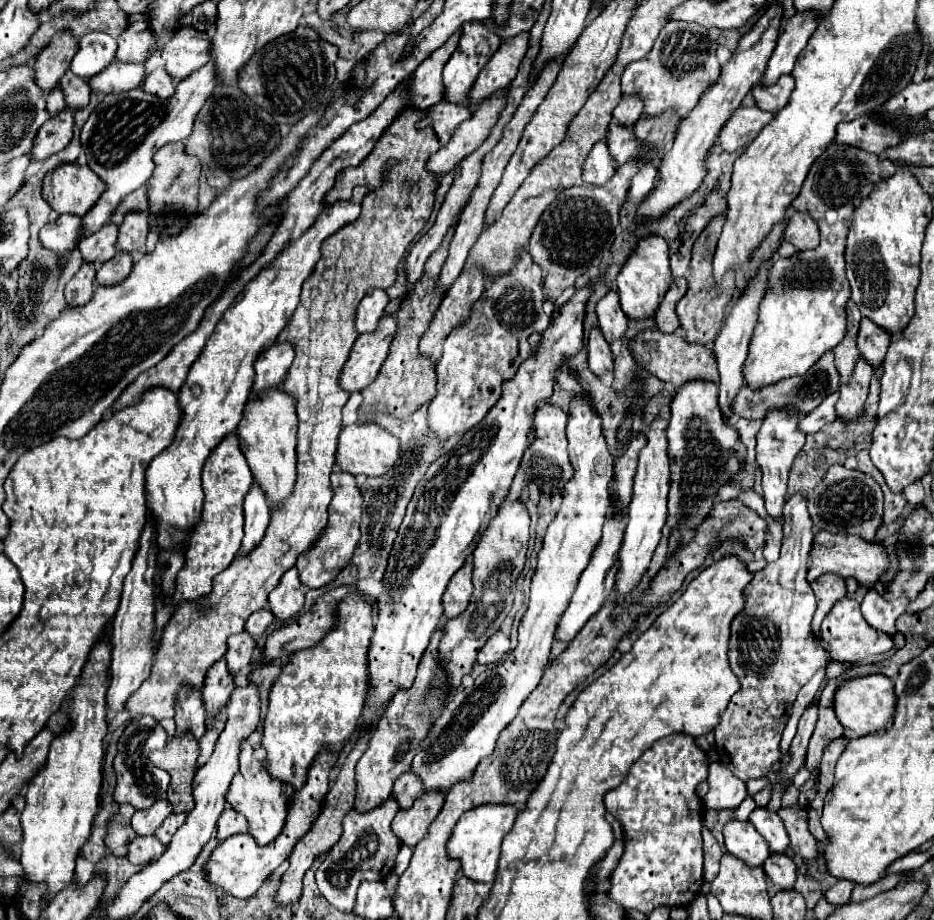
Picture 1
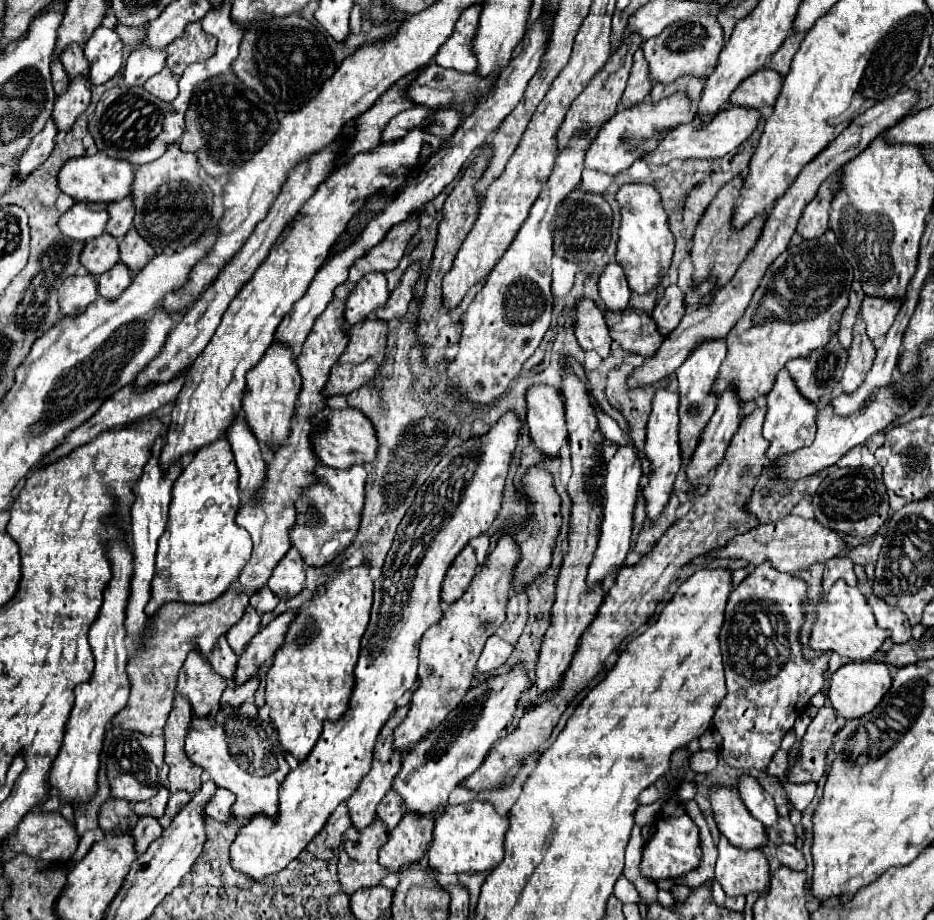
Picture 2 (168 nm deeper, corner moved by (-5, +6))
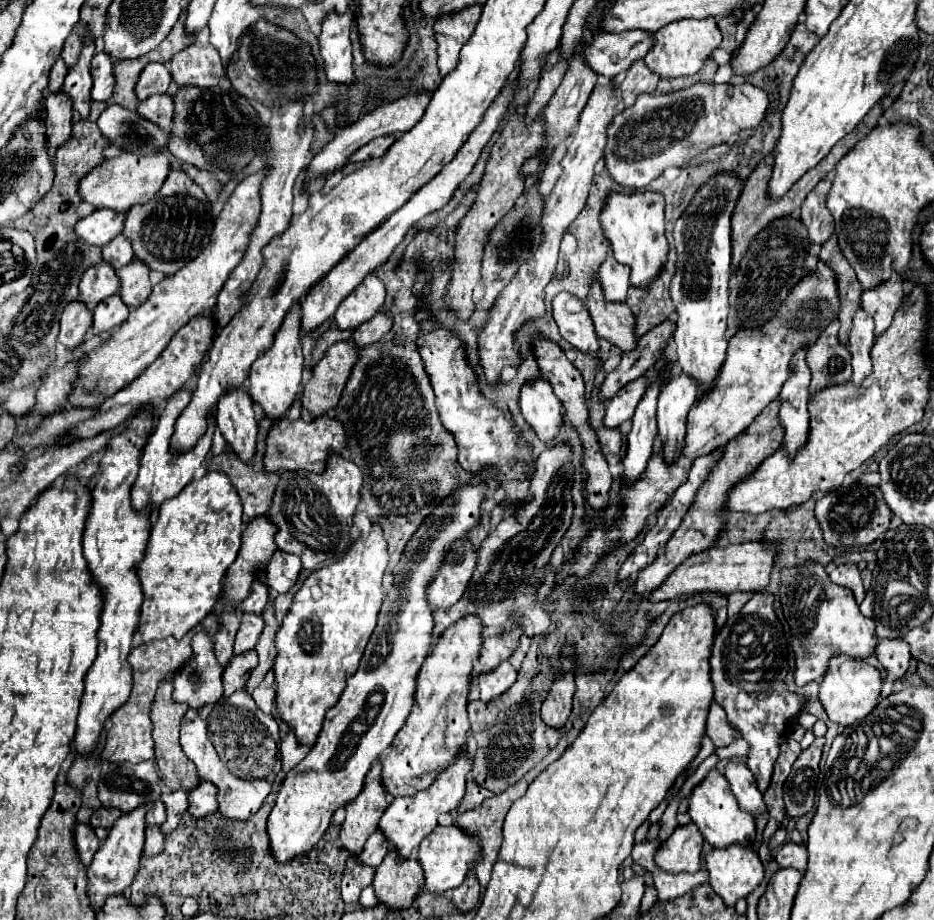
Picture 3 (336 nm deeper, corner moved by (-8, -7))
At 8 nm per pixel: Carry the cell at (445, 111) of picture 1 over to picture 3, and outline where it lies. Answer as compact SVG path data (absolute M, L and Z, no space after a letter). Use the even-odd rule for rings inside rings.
M389 134L389 136L383 136L383 138L375 138L371 140L367 146L363 146L363 150L357 150L355 152L355 158L351 162L361 162L361 160L367 160L367 158L375 158L375 156L383 156L389 146L395 142L395 136Z

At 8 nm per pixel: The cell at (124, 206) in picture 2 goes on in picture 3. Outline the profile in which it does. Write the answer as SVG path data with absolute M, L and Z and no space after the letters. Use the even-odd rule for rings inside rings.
M115 236L107 246L103 246L103 260L115 268L121 268L133 260L133 246L127 236Z

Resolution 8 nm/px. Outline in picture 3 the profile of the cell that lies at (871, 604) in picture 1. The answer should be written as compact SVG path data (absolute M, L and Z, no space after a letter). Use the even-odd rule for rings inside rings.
M883 638L879 640L877 648L875 648L875 656L879 658L881 666L887 672L885 684L881 694L889 696L893 692L893 680L897 680L899 676L903 676L909 668L909 660L911 660L911 652L909 646L903 638Z

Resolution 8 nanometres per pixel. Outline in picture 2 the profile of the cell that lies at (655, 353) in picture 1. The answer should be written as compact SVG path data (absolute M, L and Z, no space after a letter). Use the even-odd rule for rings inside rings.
M600 301L598 307L604 311L610 337L618 341L622 349L642 357L652 357L660 347L660 341L664 341L648 313L632 307L626 307L624 311L608 311Z

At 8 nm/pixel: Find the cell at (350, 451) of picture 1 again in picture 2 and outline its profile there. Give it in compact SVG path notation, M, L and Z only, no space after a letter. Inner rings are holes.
M324 409L312 417L312 425L316 427L312 433L312 451L320 463L336 469L346 469L354 463L368 463L376 459L376 431L372 423L358 409Z

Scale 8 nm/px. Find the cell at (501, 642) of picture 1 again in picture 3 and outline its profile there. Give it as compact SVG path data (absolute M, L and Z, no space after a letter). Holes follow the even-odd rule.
M503 660L497 668L479 674L477 682L481 688L481 700L491 700L503 694L515 682L515 678L517 678L517 670L507 660Z

